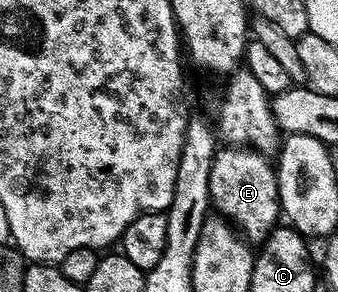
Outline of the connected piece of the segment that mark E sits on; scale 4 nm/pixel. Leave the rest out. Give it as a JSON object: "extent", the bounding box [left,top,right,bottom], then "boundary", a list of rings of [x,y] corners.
{"extent":[209,148,282,243],"boundary":[[[218,148],[211,167],[209,199],[212,208],[249,243],[264,243],[269,238],[269,232],[278,228],[277,217],[282,216],[276,168],[266,154],[256,153],[253,149]]]}

